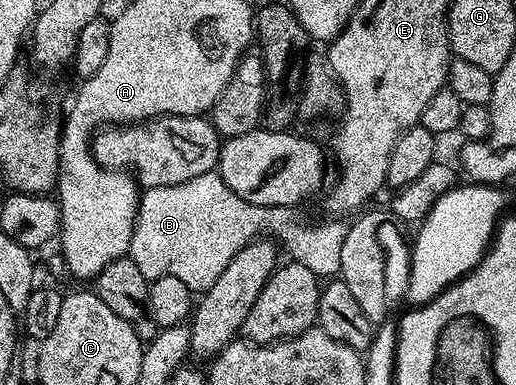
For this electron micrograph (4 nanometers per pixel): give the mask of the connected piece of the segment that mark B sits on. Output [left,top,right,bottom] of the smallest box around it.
[131,173,349,292]

